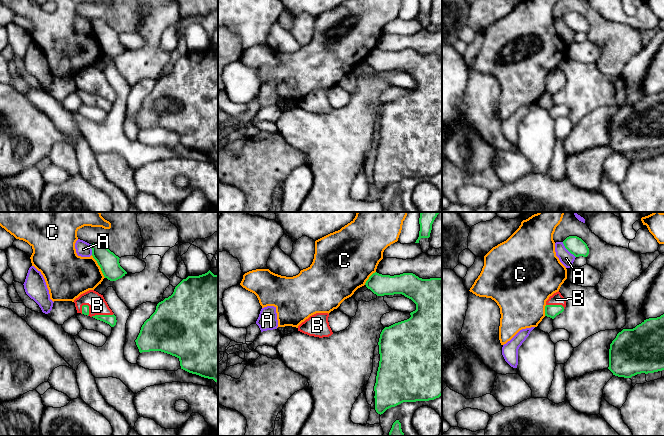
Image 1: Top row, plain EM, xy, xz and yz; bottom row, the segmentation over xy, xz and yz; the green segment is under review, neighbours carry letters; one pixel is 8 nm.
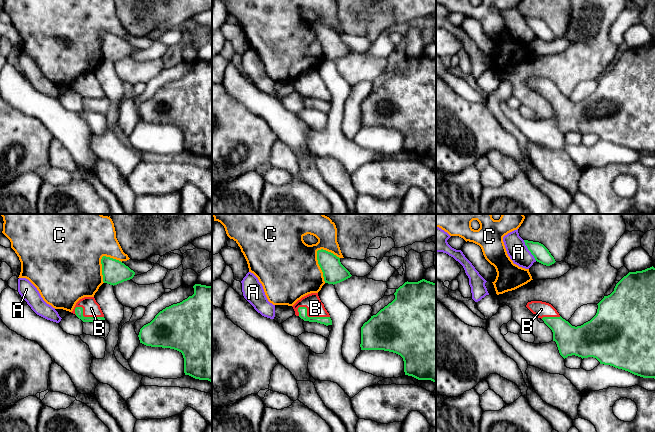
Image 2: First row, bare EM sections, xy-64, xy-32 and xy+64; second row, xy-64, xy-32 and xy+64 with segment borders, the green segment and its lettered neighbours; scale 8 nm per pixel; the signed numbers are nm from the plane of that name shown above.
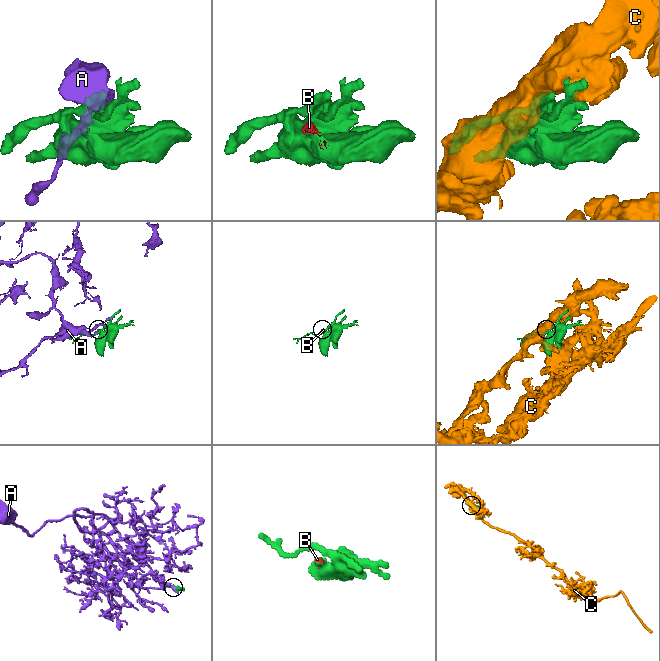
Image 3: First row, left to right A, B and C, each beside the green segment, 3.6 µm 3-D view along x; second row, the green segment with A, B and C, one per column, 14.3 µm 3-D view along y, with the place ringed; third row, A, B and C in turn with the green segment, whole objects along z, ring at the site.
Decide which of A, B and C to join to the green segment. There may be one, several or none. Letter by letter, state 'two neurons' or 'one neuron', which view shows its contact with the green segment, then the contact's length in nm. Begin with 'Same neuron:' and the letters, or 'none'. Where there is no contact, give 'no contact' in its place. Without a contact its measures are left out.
Same neuron: B
A: two neurons; contact in yz; length 170 nm
B: one neuron; contact in xy; length 100 nm
C: two neurons; contact in xy; length 220 nm

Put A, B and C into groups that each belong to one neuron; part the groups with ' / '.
A / B / C

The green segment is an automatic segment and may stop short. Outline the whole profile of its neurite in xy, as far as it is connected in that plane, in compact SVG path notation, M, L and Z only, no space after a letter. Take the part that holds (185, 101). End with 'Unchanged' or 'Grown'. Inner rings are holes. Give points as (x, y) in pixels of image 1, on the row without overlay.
M209 46L205 50L183 55L171 72L157 80L155 88L142 101L135 118L140 129L161 127L170 130L179 135L181 145L218 158L218 51Z. Unchanged

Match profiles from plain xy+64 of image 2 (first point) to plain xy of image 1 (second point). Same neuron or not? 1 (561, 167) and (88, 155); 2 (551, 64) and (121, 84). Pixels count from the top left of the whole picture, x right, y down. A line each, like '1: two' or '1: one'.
1: two
2: two

